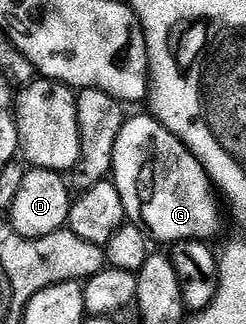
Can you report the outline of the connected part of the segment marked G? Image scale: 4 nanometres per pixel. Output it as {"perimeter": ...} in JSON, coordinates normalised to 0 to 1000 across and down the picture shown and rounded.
{"perimeter":[[[598,346],[569,364],[520,361],[467,435],[451,522],[467,577],[492,605],[500,657],[537,688],[577,701],[626,744],[634,735],[646,747],[707,753],[862,741],[858,735],[886,728],[890,707],[907,698],[907,660],[890,651],[894,602],[866,593],[866,565],[805,488],[772,469],[748,472],[748,463],[740,432],[667,395],[642,364]]]}

